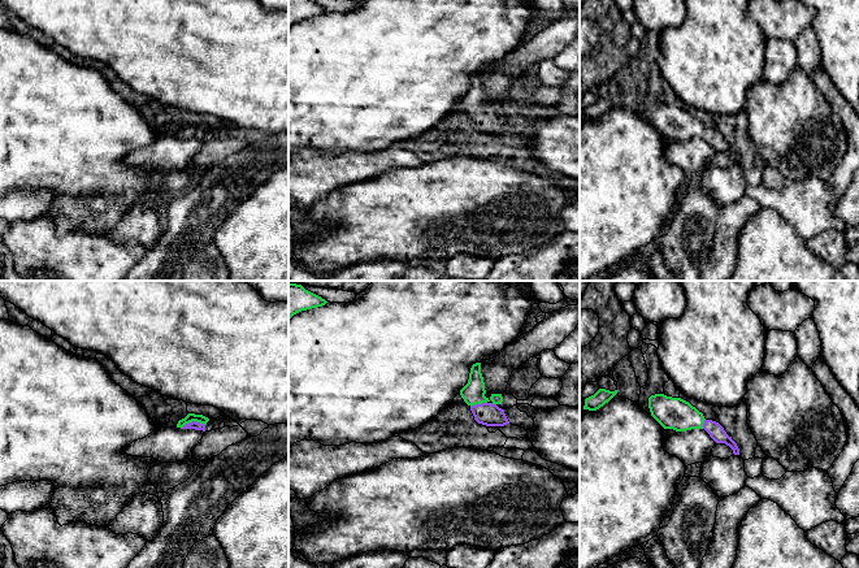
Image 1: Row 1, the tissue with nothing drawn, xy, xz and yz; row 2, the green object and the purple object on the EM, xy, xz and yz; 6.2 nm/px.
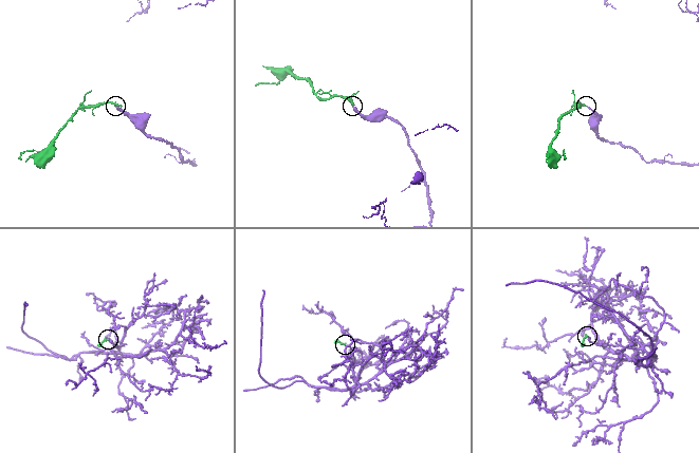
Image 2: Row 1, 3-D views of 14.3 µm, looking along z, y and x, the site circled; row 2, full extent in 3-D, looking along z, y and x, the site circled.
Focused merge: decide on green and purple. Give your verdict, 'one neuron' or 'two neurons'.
one neuron

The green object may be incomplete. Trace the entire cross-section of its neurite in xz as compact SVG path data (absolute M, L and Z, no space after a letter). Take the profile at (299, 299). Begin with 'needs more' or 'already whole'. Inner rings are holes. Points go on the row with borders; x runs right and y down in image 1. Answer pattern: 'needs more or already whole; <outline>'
already whole; M288 283L288 321L301 311L322 307L326 303L325 299L305 290L301 285Z

